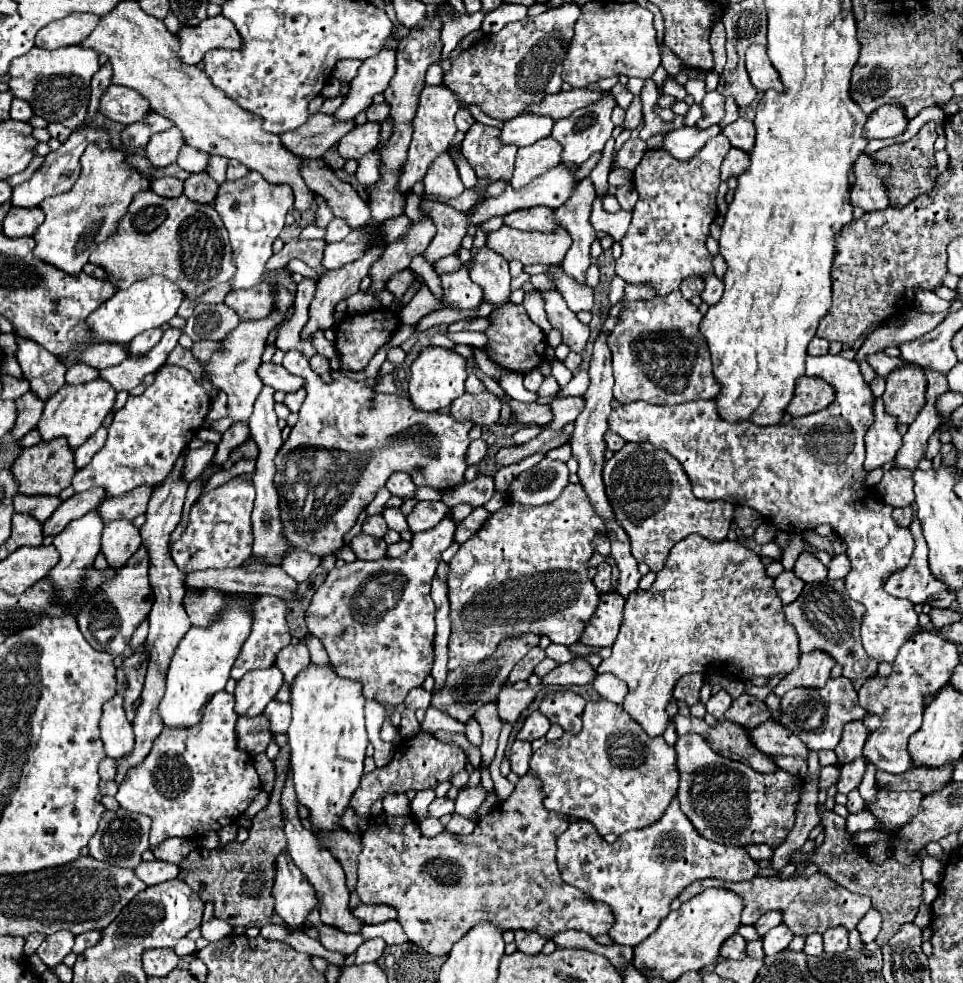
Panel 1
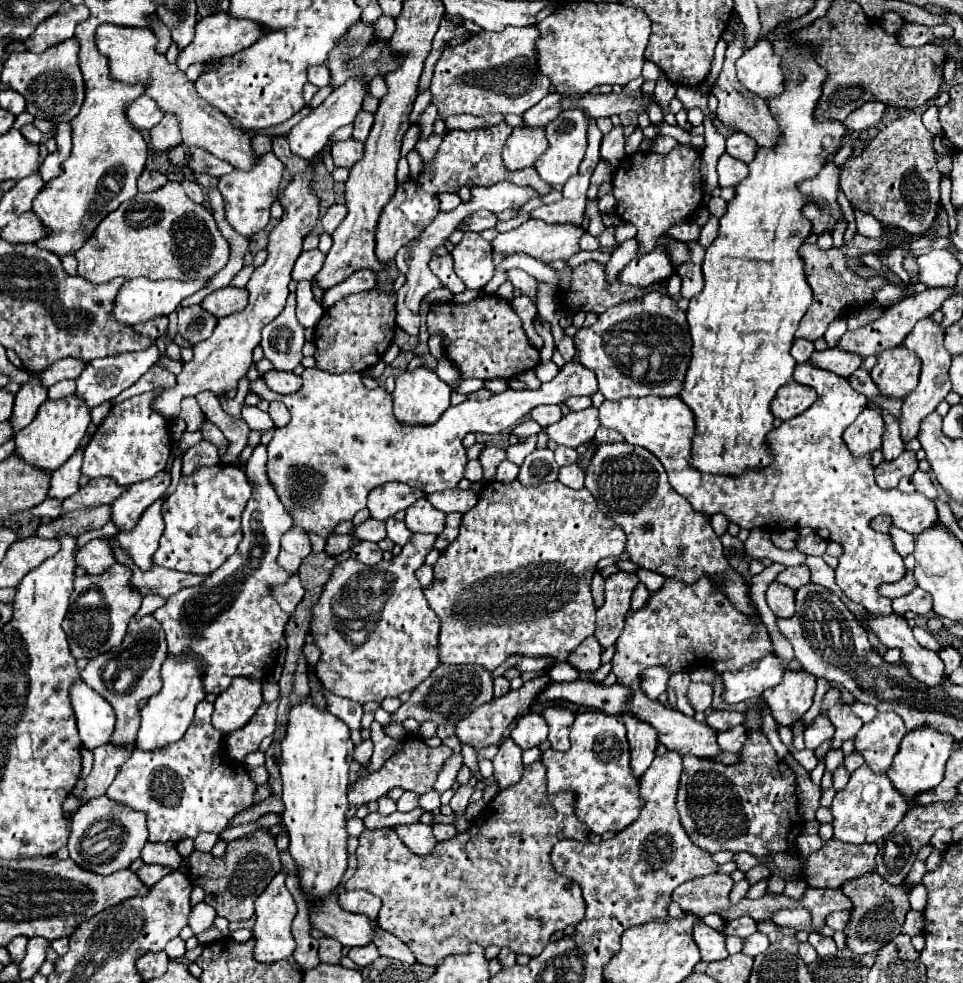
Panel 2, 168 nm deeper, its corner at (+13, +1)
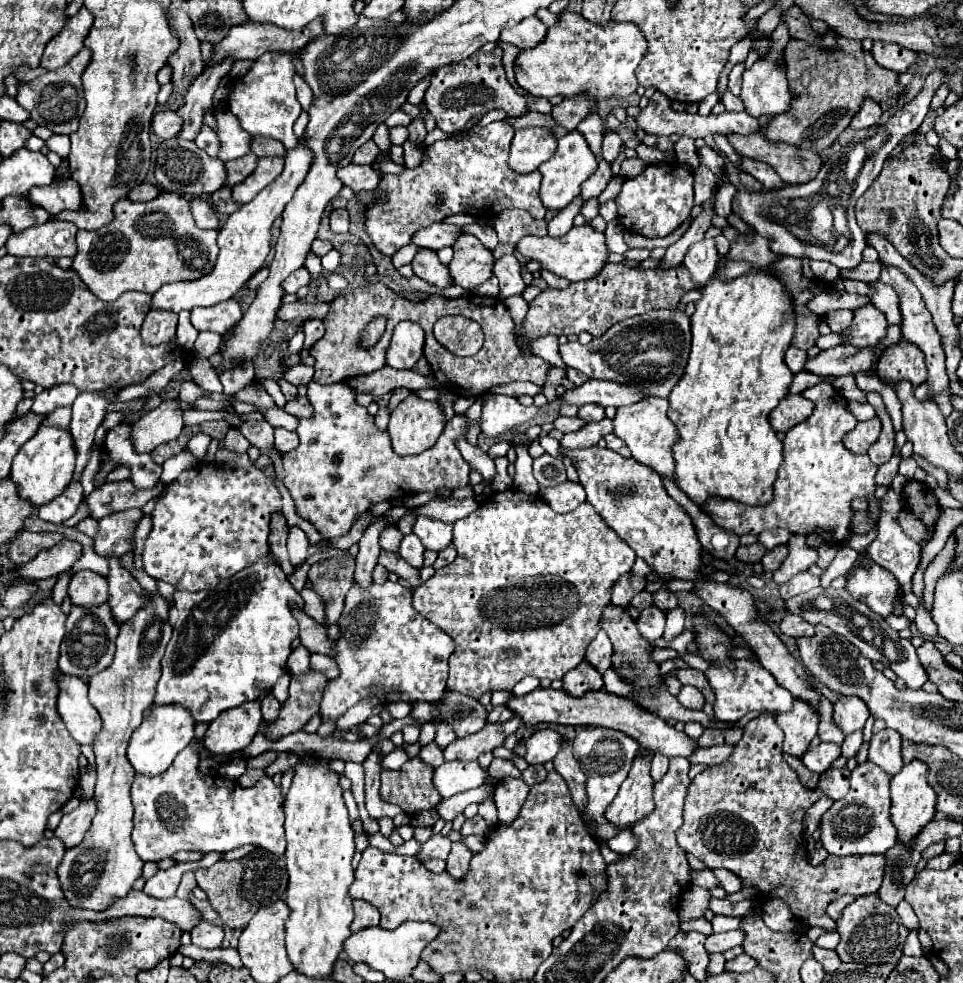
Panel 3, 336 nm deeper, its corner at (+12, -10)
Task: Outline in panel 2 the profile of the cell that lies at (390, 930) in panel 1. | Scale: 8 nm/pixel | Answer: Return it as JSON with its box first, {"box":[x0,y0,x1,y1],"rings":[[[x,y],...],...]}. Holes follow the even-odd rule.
{"box":[372,927,416,963],"rings":[[[378,927],[374,931],[378,931],[378,933],[374,933],[372,943],[378,947],[380,955],[386,955],[386,957],[392,957],[392,959],[398,959],[404,963],[416,963],[414,953],[398,937],[394,937],[394,935],[378,929]]]}

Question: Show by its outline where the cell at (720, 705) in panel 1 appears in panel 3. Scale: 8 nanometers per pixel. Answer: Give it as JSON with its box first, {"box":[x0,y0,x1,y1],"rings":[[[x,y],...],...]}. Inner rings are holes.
{"box":[677,686,705,710],"rings":[[[681,686],[679,694],[677,694],[677,700],[689,710],[703,710],[703,704],[705,704],[705,698],[693,686]]]}

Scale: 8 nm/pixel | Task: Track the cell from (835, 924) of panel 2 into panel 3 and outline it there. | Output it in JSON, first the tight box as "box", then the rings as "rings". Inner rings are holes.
{"box":[675,714,885,932],"rings":[[[761,714],[759,718],[751,720],[743,730],[745,730],[745,734],[743,734],[741,742],[733,746],[733,752],[731,752],[731,756],[729,756],[725,762],[721,762],[721,764],[717,764],[717,766],[711,766],[711,768],[707,768],[705,772],[701,772],[701,774],[697,774],[697,776],[693,778],[693,782],[691,782],[691,786],[689,786],[689,792],[687,792],[687,798],[685,798],[683,824],[681,824],[681,828],[677,830],[677,834],[675,834],[675,836],[677,836],[677,844],[679,844],[685,852],[689,852],[689,854],[693,854],[695,858],[699,858],[709,870],[713,870],[713,868],[727,868],[727,870],[731,870],[733,874],[737,874],[737,876],[741,878],[741,886],[743,886],[743,888],[759,888],[757,892],[761,894],[761,898],[781,898],[781,900],[785,900],[785,904],[791,908],[791,912],[795,914],[795,918],[797,918],[799,922],[803,922],[803,924],[807,924],[807,926],[821,926],[821,928],[825,928],[827,932],[835,932],[836,923],[833,922],[833,920],[827,916],[827,912],[825,912],[825,908],[829,906],[829,902],[833,902],[835,898],[839,898],[839,896],[843,896],[843,894],[863,896],[863,894],[875,894],[875,892],[879,892],[881,882],[883,882],[883,872],[885,872],[885,856],[838,857],[829,855],[823,863],[817,866],[807,864],[807,850],[805,850],[805,840],[803,840],[803,816],[805,816],[805,812],[807,812],[823,794],[829,796],[831,800],[843,798],[843,796],[849,792],[849,770],[847,770],[847,768],[829,768],[829,770],[825,770],[825,772],[821,774],[817,788],[815,788],[815,790],[807,790],[807,788],[799,782],[795,770],[783,760],[783,748],[781,748],[781,746],[783,746],[783,730],[777,726],[775,718],[771,718],[769,714]]]}

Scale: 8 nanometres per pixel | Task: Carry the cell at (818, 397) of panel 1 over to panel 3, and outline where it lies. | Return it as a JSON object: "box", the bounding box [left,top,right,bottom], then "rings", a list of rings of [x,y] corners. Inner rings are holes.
{"box":[769,394,813,432],"rings":[[[787,394],[779,406],[769,414],[769,422],[777,432],[787,432],[789,428],[793,428],[795,424],[807,420],[813,412],[813,402],[793,394]]]}

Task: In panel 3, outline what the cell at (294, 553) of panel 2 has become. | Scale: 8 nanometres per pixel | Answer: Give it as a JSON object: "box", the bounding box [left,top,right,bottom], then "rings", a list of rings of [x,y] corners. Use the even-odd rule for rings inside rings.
{"box":[287,526,307,566],"rings":[[[299,526],[289,528],[289,538],[287,538],[287,550],[289,550],[289,560],[293,566],[301,566],[307,558],[307,536]]]}

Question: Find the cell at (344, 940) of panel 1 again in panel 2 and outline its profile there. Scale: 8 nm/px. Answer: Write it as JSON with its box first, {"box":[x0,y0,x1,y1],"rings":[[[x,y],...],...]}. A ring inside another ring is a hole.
{"box":[320,937,342,963],"rings":[[[320,937],[320,961],[322,963],[340,963],[342,957],[342,943],[332,937]]]}

